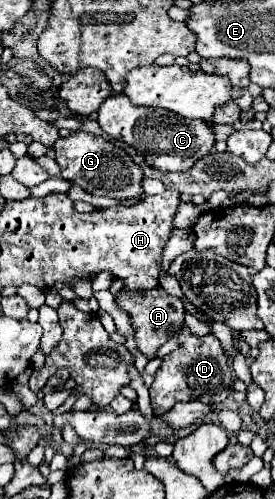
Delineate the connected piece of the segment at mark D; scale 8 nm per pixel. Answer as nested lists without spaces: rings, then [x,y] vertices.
[[[184,327],[184,331],[176,331],[176,335],[172,337],[178,339],[182,345],[180,349],[164,357],[164,363],[158,369],[156,379],[150,387],[150,399],[152,399],[154,413],[164,415],[178,401],[202,401],[208,405],[222,403],[232,391],[232,367],[230,367],[230,359],[224,353],[220,341],[214,335],[196,337],[190,333],[188,327]]]

